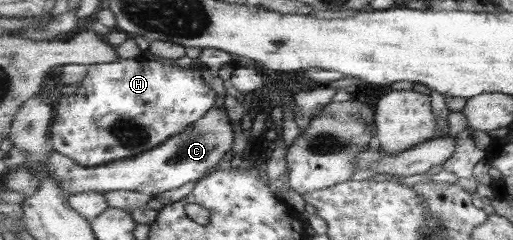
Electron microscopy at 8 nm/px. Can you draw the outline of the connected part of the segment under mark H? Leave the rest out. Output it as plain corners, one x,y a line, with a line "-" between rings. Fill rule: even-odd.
138,56
89,65
86,79
73,89
59,92
54,104
56,116
50,129
50,143
55,151
85,167
136,158
172,140
172,137
182,134
202,120
216,105
217,95
206,79
202,79
202,71
188,67
186,62
174,60
164,64

